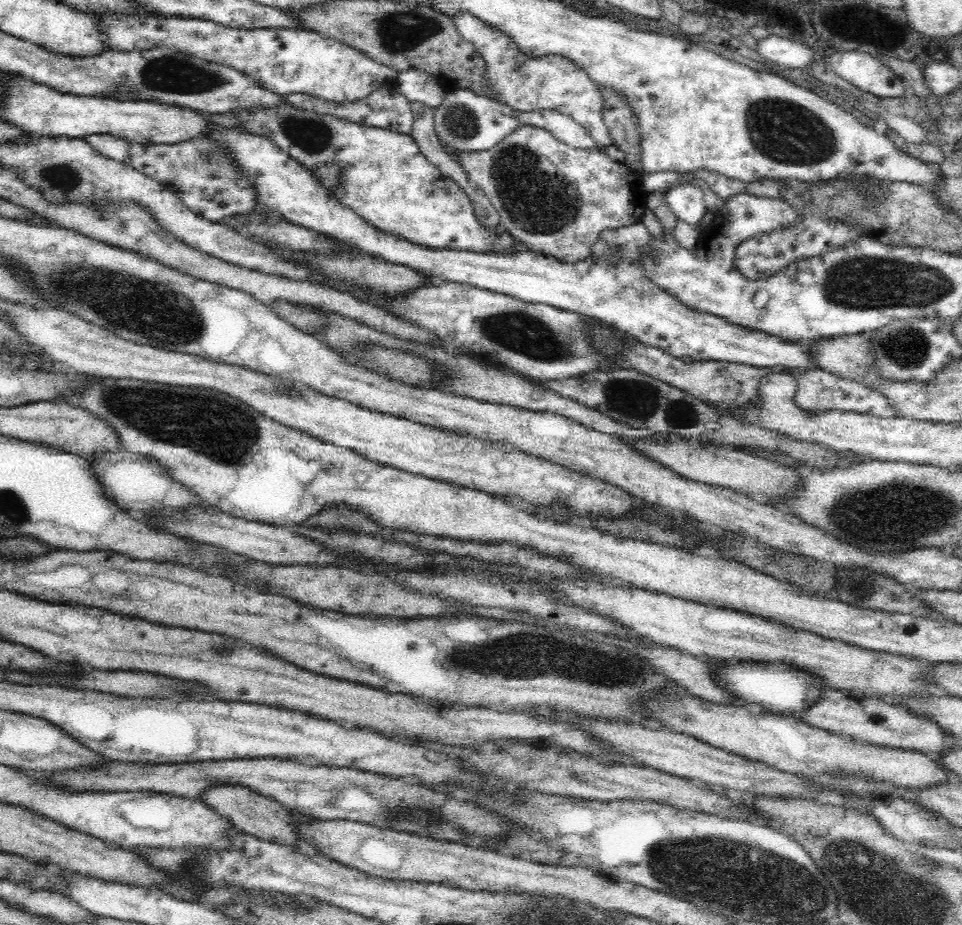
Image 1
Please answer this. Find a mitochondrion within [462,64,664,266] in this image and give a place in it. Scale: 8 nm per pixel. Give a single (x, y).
(535, 198)

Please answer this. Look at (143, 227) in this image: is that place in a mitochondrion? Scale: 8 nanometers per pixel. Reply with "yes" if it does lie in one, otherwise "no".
no

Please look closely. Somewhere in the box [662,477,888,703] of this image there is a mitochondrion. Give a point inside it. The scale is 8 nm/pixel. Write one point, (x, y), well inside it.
(860, 586)

